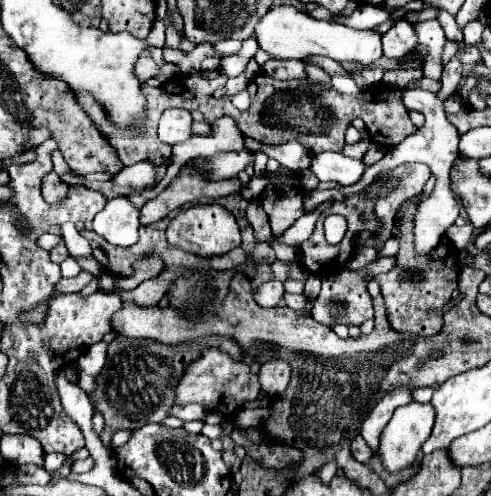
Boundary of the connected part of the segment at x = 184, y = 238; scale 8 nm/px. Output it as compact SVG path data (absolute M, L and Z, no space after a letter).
M199 203L177 213L177 217L167 227L167 241L181 251L203 257L219 257L241 245L241 229L233 213L229 213L223 205Z

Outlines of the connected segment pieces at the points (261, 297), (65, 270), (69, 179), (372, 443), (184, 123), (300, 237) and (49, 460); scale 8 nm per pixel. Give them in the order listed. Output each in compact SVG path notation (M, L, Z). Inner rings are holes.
M267 281L257 289L255 301L261 307L275 307L283 299L283 293L285 293L285 287L281 281Z
M67 257L61 263L61 273L63 273L63 277L75 277L75 275L81 273L81 267L79 267L79 263L73 257Z
M59 151L51 153L51 161L53 161L53 171L61 177L61 181L65 181L67 185L79 183L79 177L73 177L73 173L69 173L69 167L65 165L65 161L63 161L63 157L61 157Z
M399 387L395 391L389 391L369 413L369 417L363 421L361 435L367 441L367 445L377 451L379 445L379 435L385 429L385 425L391 421L391 415L397 407L409 405L413 401L413 387Z
M167 109L159 119L157 135L163 143L175 145L193 137L193 117L187 109Z
M328 200L317 206L311 213L305 213L285 233L279 237L273 235L273 240L284 243L288 246L299 246L303 241L309 239L314 230L315 224L323 211L328 209L333 200Z
M49 453L49 455L45 455L45 469L47 471L57 471L59 467L63 467L65 463L67 463L67 455L63 455L63 453Z

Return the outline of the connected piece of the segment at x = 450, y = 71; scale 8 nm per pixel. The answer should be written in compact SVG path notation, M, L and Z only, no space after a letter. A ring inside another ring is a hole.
M463 45L455 57L449 59L449 63L443 67L443 75L441 75L441 89L435 93L437 99L445 101L447 97L451 97L455 91L457 91L457 85L461 81L461 73L463 73L463 65L461 65L461 51L465 47L471 47L471 45Z

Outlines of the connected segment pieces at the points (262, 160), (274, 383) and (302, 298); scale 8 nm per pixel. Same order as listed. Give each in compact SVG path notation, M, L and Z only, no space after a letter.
M262 151L255 152L255 159L253 163L254 175L257 177L262 177L266 174L266 165L268 161L268 156Z
M267 361L261 365L259 371L259 383L267 397L281 395L287 389L289 377L291 377L291 369L287 361Z
M285 293L285 303L287 303L287 307L291 307L291 309L305 309L307 303L309 303L309 297L307 297L305 293L299 293L299 295L289 295L289 293Z

